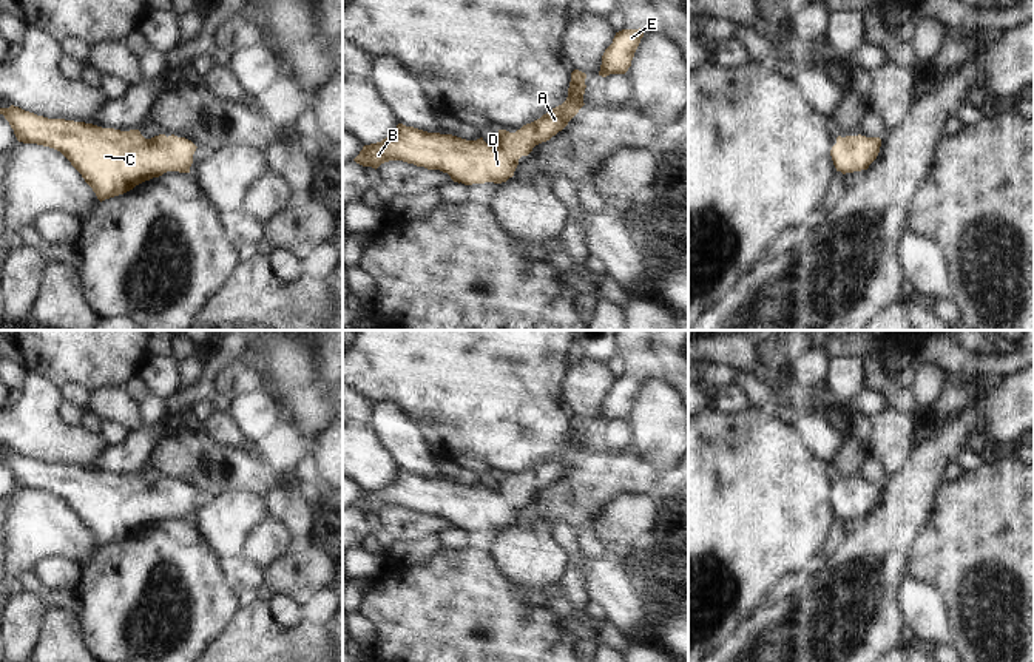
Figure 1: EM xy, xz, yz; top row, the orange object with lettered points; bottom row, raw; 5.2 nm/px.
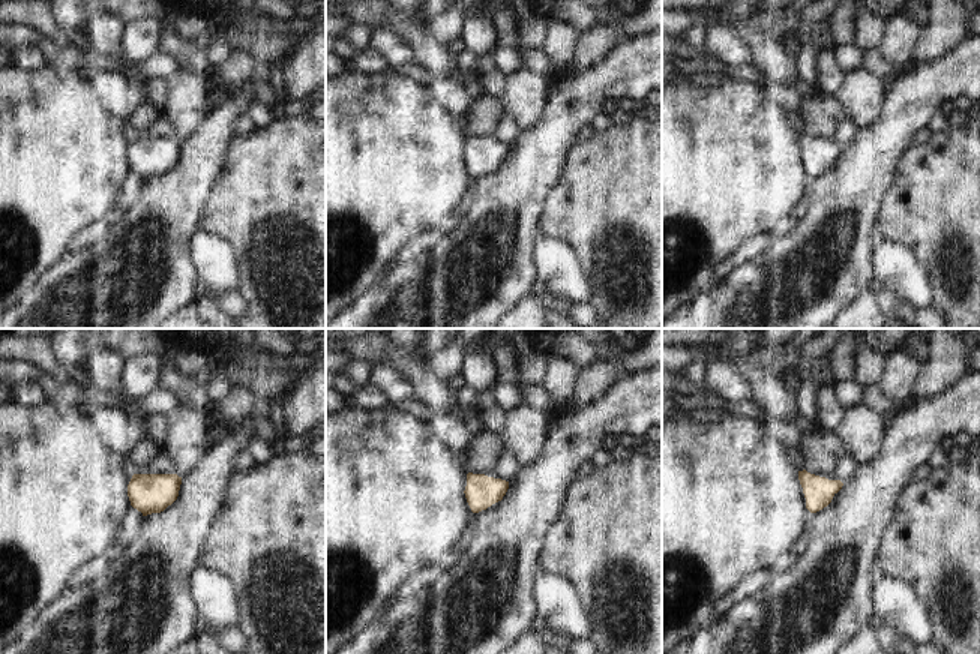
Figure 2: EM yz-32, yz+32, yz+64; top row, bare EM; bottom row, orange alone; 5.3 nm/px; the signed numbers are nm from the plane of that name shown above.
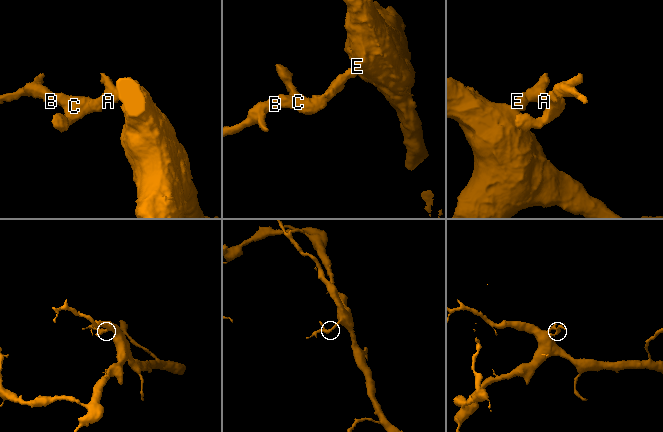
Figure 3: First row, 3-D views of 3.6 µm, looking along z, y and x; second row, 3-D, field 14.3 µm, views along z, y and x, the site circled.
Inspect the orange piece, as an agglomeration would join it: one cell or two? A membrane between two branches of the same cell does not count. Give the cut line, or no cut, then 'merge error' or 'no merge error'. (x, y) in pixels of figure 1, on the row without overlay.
cut none; no merge error

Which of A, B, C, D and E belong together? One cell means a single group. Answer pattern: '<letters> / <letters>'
A B C D E

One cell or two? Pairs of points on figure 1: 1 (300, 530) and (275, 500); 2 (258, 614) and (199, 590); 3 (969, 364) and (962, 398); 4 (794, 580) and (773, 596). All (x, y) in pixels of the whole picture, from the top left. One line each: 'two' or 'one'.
1: one
2: two
3: two
4: one

